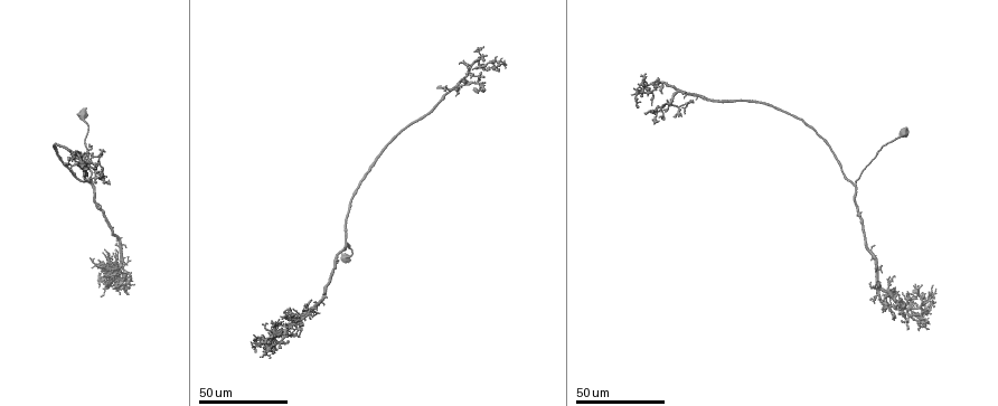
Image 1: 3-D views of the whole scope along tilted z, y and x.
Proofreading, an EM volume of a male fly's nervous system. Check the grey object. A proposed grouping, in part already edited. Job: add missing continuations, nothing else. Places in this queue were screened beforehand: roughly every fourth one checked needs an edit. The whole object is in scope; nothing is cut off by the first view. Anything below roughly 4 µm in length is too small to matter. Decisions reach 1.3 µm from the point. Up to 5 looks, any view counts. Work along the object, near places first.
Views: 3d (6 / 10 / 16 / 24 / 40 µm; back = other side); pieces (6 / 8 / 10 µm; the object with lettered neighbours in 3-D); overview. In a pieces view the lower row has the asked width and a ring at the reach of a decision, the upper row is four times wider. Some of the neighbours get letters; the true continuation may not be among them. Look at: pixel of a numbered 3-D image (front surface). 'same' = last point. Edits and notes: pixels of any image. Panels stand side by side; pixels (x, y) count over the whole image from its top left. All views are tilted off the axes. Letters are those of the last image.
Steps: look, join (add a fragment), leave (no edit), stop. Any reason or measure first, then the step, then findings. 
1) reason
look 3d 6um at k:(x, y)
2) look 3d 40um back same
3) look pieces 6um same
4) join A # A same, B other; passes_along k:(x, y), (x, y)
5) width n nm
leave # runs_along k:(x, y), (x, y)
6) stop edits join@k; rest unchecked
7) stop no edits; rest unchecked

an open end
look 3d 24um at 1:(906, 304)

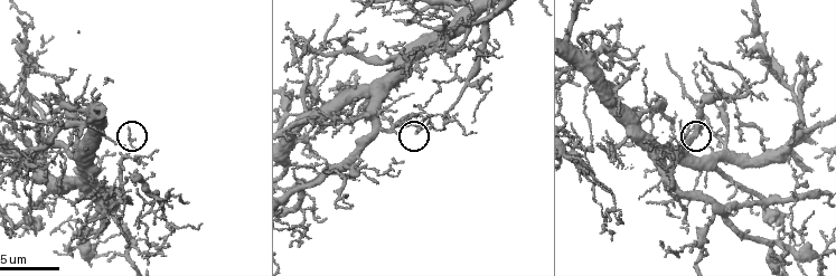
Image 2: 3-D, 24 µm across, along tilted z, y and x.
zoom in
look 3d 6um at 2:(129, 128)

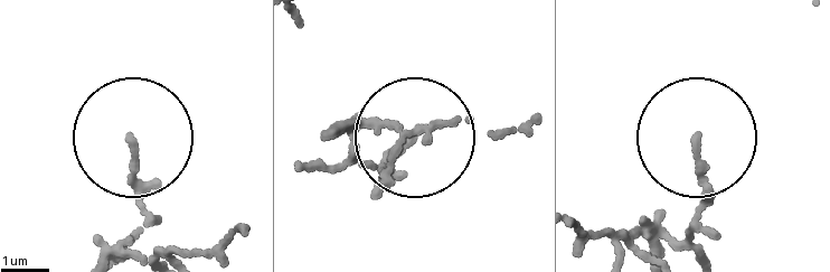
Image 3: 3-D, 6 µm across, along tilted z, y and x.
look pieces 8um at 3:(129, 141)

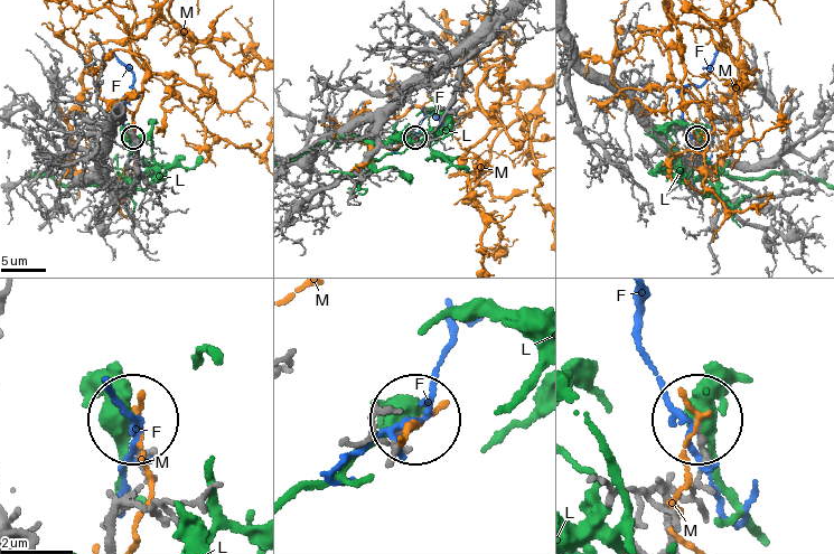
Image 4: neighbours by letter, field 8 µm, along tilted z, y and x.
leave # F other, L other, M other; no lettered fragment goes on from it

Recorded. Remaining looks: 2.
tapers out
look 3d 24um at 1:(101, 267)

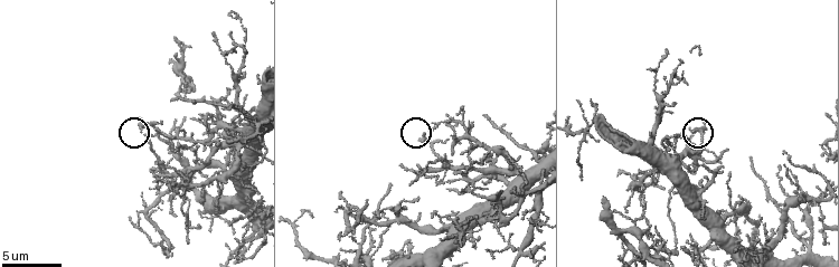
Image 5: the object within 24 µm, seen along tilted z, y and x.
what lies round it
look pieces 6um at 5:(424, 133)

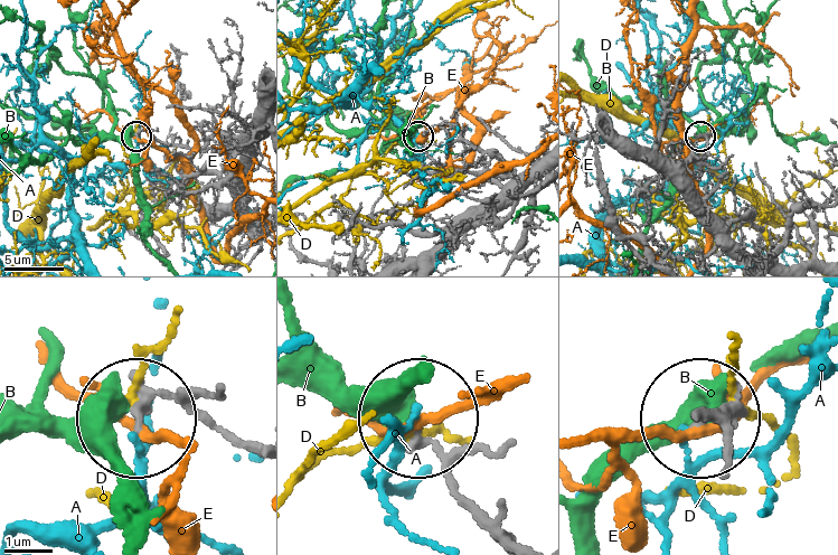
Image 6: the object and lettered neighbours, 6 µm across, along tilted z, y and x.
width 130 nm
leave # A other, B other, D other, E other; runs_along 6:(248, 442), (176, 406), (139, 412); none of them fits

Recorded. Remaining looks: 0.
stop no edits; rest unchecked

